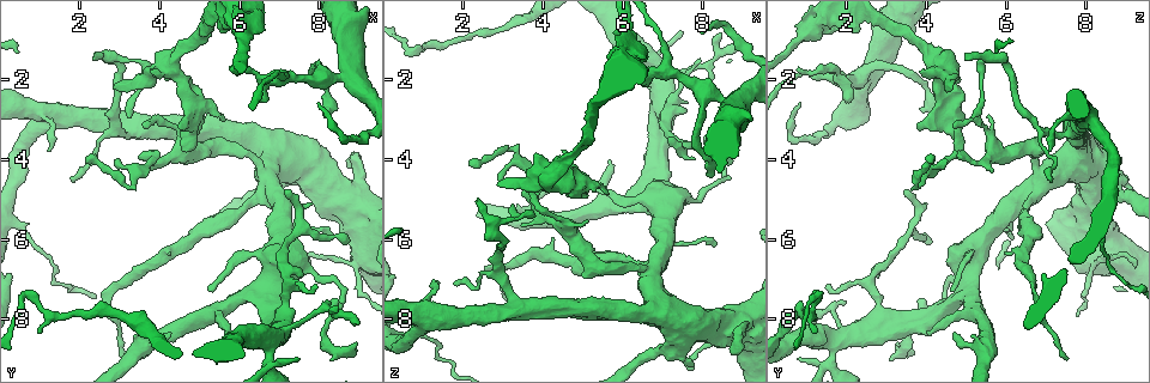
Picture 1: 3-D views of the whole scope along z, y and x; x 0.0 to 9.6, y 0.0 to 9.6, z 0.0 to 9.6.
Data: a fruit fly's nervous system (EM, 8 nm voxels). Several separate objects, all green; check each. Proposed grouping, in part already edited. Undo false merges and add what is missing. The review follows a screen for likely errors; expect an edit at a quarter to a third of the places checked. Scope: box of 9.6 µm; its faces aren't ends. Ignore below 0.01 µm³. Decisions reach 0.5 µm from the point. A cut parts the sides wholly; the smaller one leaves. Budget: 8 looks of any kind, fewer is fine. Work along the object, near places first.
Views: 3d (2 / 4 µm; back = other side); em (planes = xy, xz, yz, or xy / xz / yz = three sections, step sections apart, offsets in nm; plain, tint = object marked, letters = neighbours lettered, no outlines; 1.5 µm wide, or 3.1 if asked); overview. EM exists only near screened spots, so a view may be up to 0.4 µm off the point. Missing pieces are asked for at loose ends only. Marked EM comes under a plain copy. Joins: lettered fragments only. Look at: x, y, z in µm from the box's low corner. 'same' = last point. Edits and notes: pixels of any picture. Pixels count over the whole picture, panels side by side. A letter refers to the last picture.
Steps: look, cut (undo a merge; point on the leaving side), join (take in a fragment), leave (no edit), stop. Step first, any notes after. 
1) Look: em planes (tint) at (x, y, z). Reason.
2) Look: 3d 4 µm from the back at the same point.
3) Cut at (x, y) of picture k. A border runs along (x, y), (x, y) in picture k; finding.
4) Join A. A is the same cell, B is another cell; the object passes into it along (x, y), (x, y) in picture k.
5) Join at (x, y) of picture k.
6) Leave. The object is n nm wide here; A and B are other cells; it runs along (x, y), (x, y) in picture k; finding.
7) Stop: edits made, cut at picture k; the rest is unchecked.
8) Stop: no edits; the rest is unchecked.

Look: 3d 4 µm at (6.75, 2.60, 2.00).

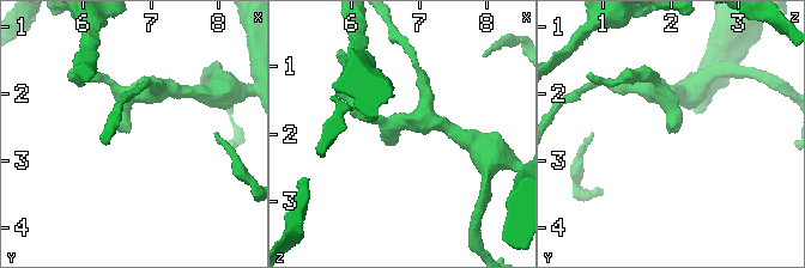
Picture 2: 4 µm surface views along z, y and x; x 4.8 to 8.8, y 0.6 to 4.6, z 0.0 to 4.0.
Look: em planes (letters) at (6.70, 2.55, 2.00). Shape alone is not enough.

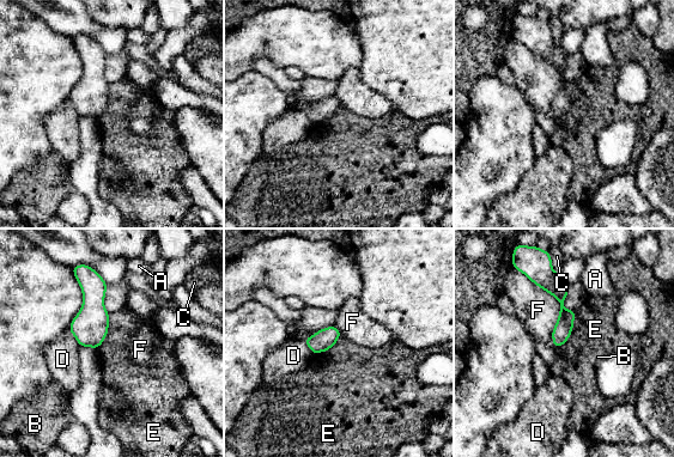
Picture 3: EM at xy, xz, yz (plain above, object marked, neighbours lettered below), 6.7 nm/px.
Leave. The object is 120 nm wide here; A, B, C, D, E and F are other cells; it runs along (546, 273), (560, 293), (558, 343) in picture 3; none of them fits.

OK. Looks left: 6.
Look: em planes (letters) at (8.30, 2.90, 4.35).

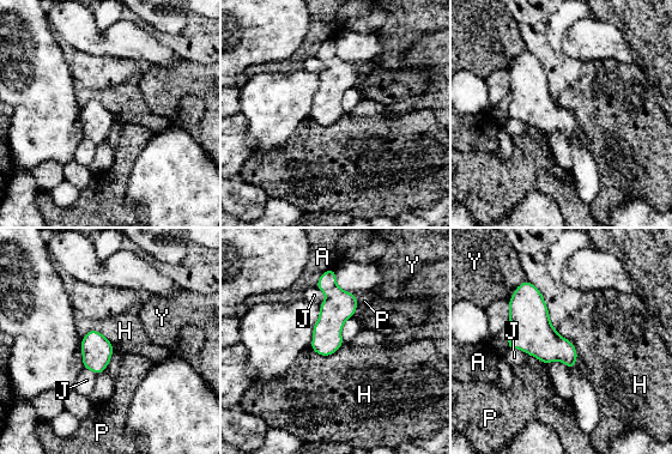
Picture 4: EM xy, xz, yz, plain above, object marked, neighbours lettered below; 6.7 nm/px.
Leave. A, H, J, P and Y are other cells; no lettered fragment goes on from it.

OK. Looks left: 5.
Look: em planes (letters) at (8.85, 1.90, 2.55). Thin neck.

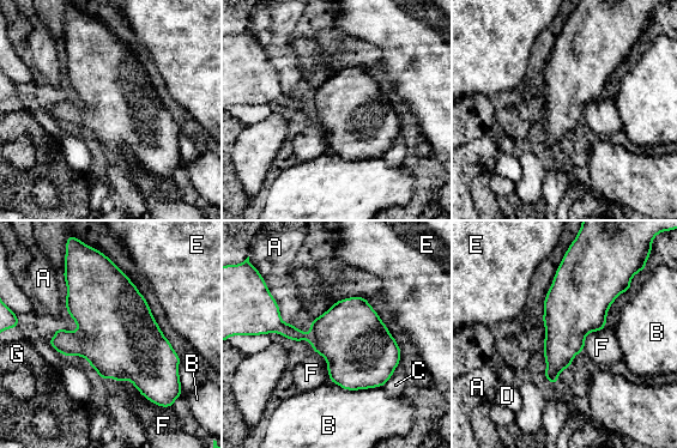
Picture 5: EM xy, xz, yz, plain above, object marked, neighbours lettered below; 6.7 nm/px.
Leave. A, B, C, D, E, F and G are other cells; a border runs along (120, 382), (128, 380), (162, 407) in picture 5; continuous, no second cell.

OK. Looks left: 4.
Stop: no edits; the rest is unchecked.

